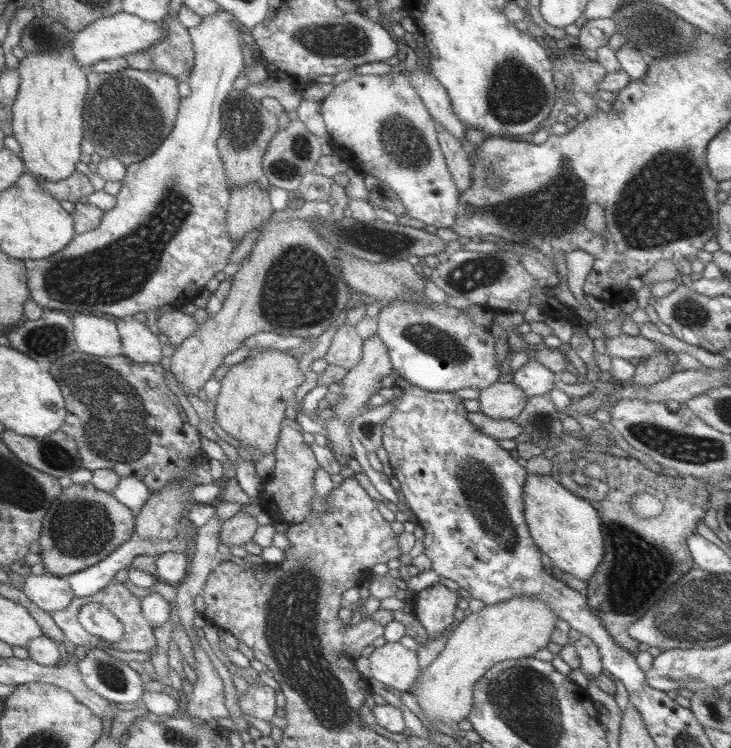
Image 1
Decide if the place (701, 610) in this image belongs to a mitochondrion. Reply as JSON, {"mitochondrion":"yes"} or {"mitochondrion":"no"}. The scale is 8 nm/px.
{"mitochondrion":"yes"}

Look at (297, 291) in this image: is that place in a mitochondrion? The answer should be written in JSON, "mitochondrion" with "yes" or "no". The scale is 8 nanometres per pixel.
{"mitochondrion":"yes"}

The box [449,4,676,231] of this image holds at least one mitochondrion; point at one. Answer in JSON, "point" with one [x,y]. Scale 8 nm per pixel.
{"point":[515,96]}

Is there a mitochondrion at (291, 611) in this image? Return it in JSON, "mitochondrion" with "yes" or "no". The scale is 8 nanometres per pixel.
{"mitochondrion":"yes"}

